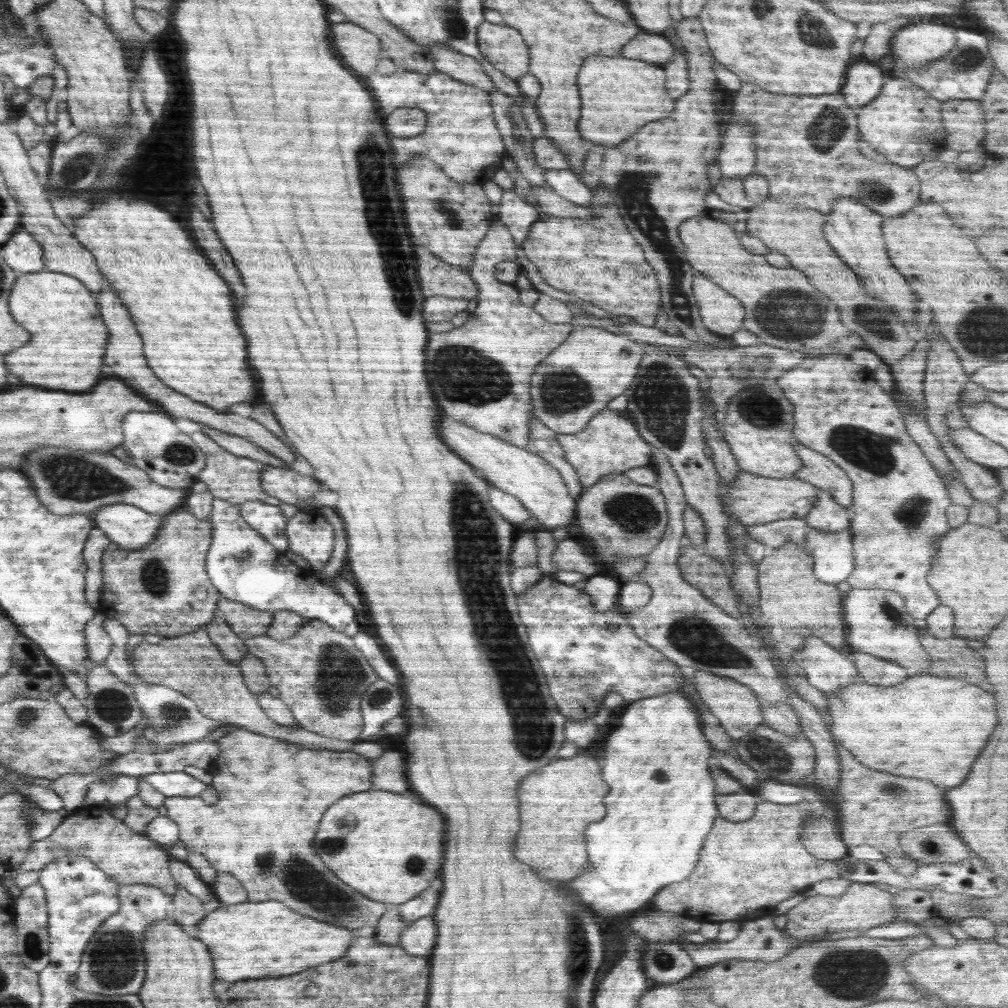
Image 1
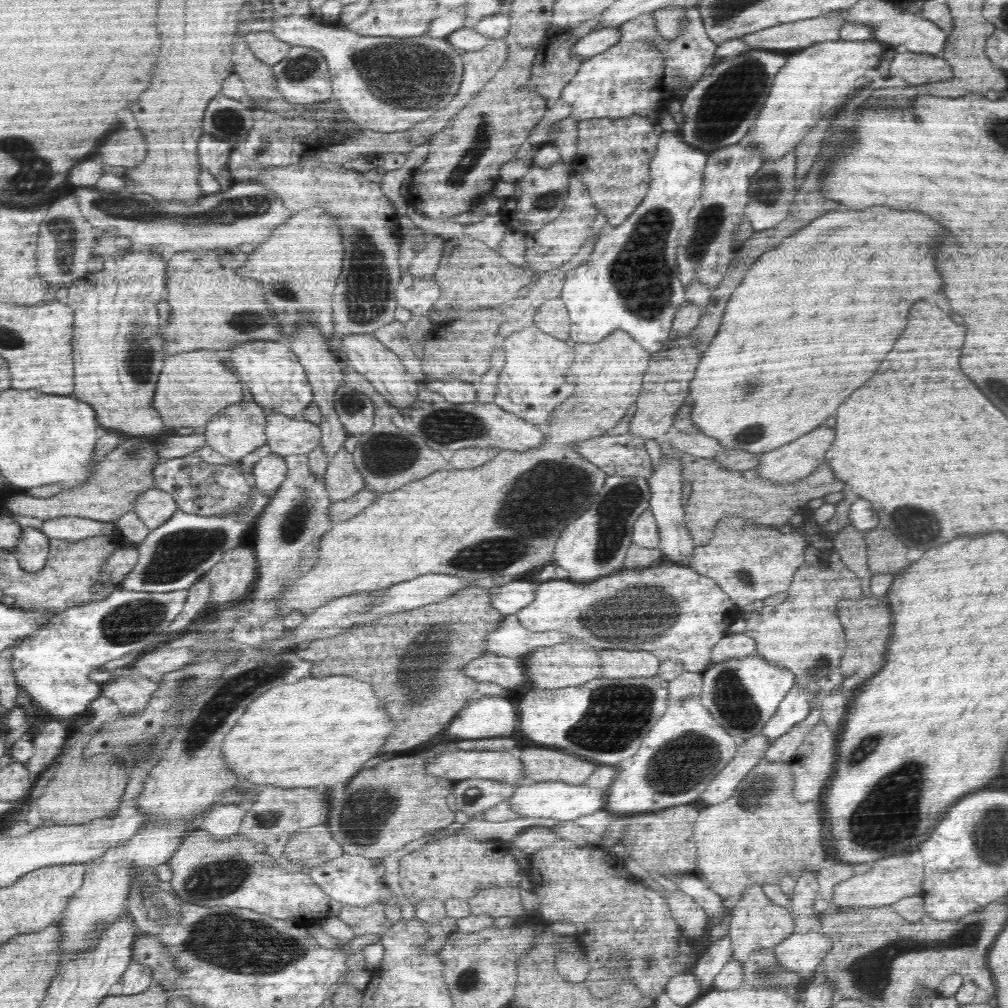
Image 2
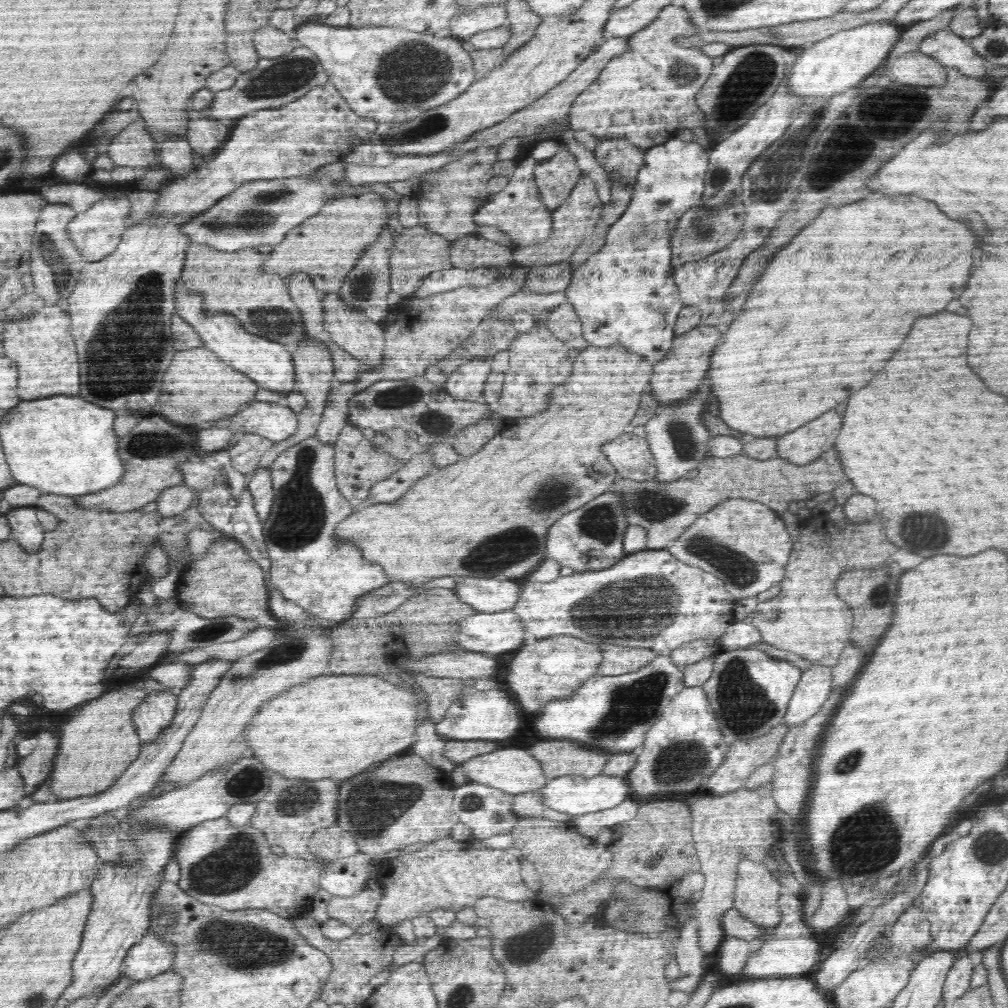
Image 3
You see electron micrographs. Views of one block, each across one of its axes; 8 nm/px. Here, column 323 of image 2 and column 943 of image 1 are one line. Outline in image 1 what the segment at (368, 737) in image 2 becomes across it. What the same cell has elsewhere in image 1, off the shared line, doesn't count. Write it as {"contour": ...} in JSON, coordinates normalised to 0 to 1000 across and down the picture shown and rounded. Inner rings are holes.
{"contour":[[[925,669],[905,671],[887,683],[845,679],[831,690],[819,690],[819,694],[823,708],[816,712],[822,718],[823,728],[835,736],[835,740],[843,744],[847,752],[851,752],[857,760],[879,764],[889,770],[919,772],[931,780],[940,782],[948,782],[954,778],[954,774],[960,772],[964,758],[976,744],[982,728],[990,718],[986,688],[962,681],[952,673],[935,673]]]}

